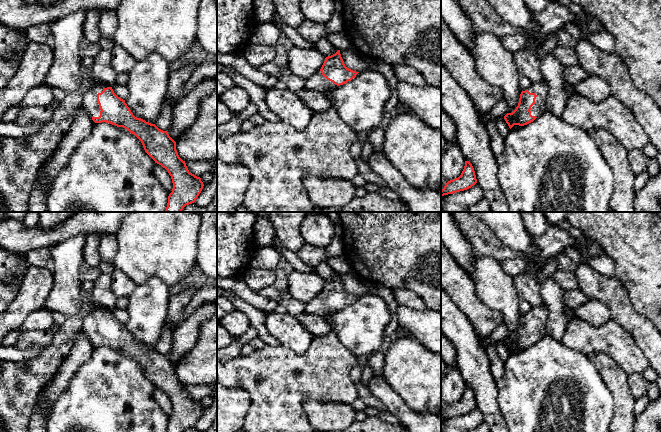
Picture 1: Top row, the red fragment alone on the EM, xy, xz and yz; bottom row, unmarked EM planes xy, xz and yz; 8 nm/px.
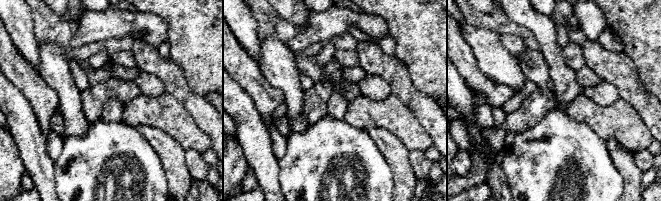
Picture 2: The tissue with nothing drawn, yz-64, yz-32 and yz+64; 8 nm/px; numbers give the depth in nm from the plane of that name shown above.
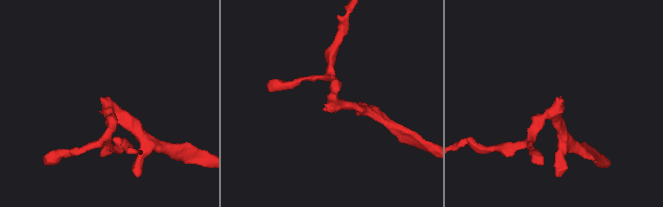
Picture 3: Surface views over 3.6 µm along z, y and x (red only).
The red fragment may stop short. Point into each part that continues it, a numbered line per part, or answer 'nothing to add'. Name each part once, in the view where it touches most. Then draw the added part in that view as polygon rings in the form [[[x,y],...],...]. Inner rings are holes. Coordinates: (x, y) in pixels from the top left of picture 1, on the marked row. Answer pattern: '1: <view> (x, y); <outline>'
1: xy (89, 103); [[[92,86],[83,96],[81,106],[86,110],[91,118],[100,116],[101,110],[97,102],[97,94],[101,93],[102,91],[102,86]]]

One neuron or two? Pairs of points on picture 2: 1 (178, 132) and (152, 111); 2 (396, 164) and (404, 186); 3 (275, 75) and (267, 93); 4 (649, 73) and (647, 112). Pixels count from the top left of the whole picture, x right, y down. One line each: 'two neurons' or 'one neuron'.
1: one neuron
2: one neuron
3: two neurons
4: two neurons

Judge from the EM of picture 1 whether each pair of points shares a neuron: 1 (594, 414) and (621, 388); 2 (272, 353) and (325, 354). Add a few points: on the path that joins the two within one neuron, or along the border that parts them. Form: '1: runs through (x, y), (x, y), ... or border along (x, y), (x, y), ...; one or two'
1: border along (601, 376), (613, 398), (614, 414), (612, 420); two
2: runs through (285, 361), (312, 361); one

